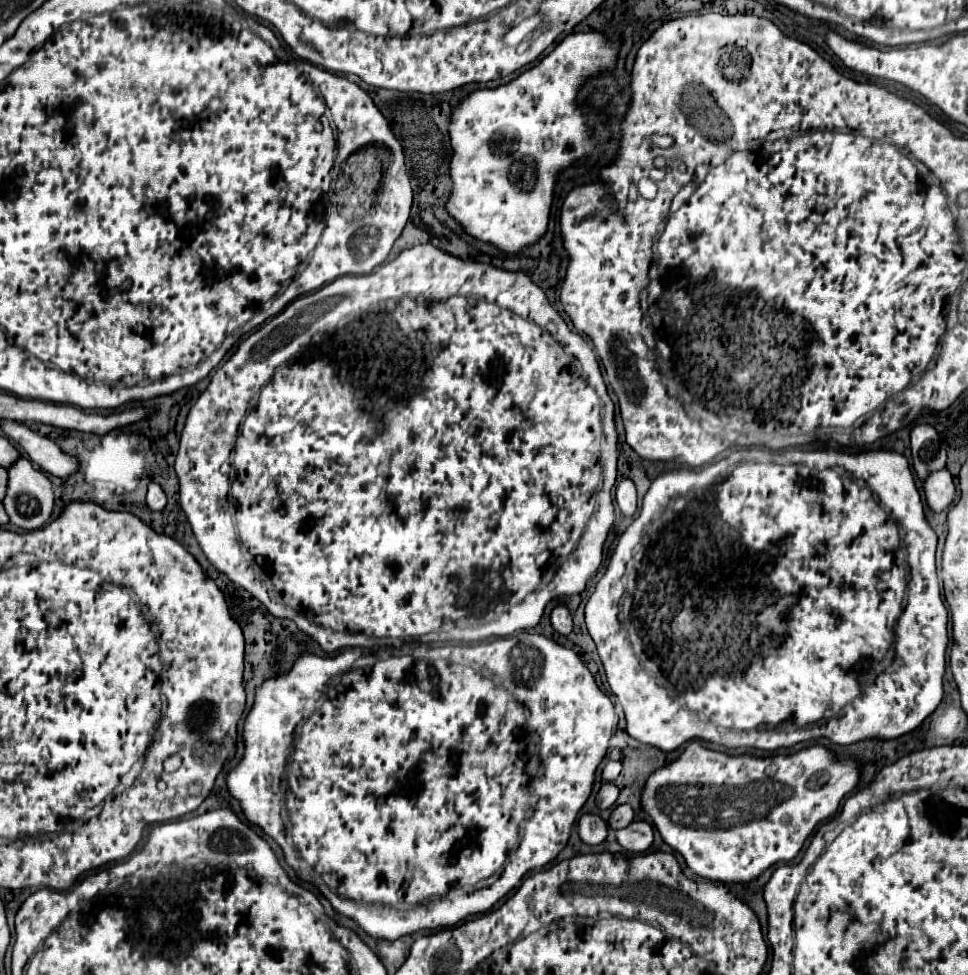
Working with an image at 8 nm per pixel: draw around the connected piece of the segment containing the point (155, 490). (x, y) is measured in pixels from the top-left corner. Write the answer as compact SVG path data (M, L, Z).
M150 483L148 485L148 495L146 495L146 503L152 511L162 511L166 507L166 493L162 491L160 485Z

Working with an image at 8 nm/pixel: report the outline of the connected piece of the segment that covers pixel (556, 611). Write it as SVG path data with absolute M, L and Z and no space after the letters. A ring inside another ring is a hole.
M558 605L550 613L550 623L560 635L568 635L572 631L572 615L566 605Z

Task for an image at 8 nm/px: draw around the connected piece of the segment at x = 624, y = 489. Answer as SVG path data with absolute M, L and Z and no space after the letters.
M624 477L616 485L616 503L624 515L634 515L634 511L636 511L636 487L634 487L632 479Z

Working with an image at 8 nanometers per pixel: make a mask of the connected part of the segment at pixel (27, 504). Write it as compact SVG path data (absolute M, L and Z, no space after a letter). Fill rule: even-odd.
M24 457L16 465L12 465L12 469L8 469L8 475L10 479L4 499L4 509L10 517L10 523L14 523L24 531L34 531L44 527L46 521L52 517L52 509L54 509L54 491L50 479L42 471L34 469L34 465Z

